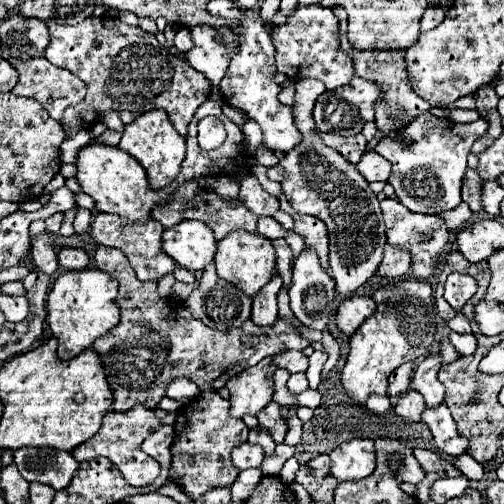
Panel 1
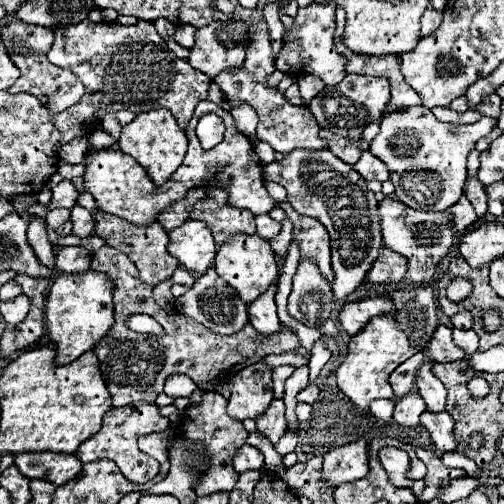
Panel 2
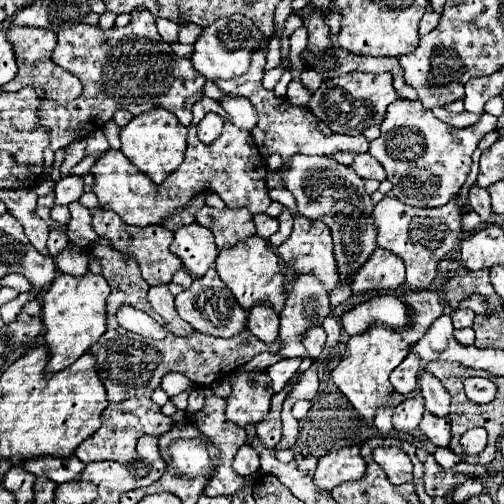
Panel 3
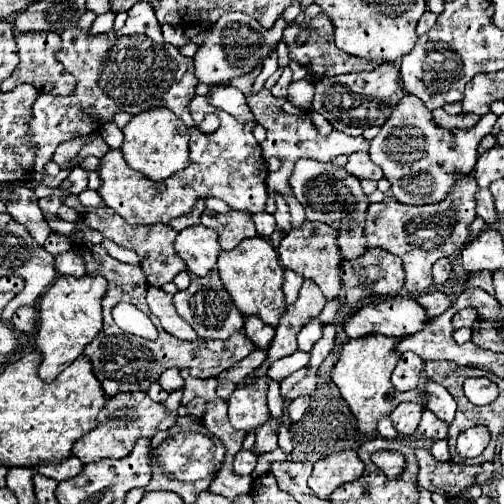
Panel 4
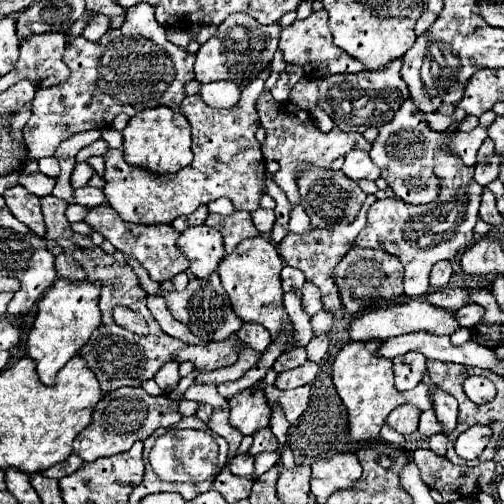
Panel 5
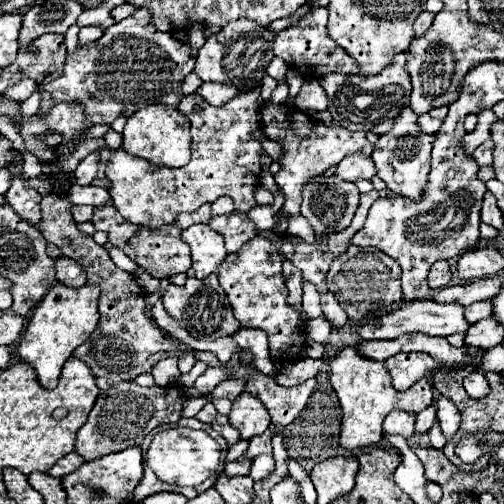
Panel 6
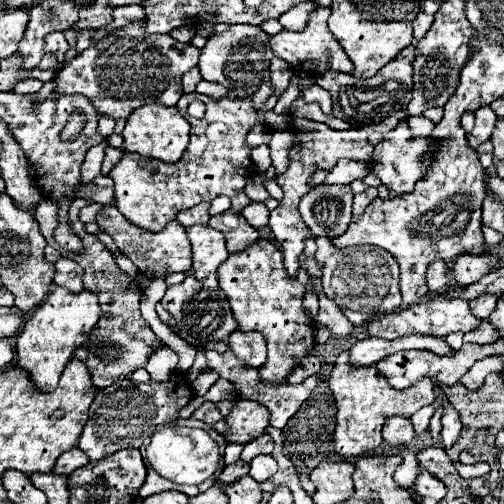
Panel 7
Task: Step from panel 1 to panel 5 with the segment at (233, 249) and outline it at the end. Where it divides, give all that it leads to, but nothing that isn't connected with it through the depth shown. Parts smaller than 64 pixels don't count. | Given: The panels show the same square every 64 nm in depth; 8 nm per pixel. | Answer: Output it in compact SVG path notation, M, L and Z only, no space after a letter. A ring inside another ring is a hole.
M264 236L242 240L242 244L232 254L224 256L224 260L218 264L222 286L230 298L230 304L236 316L240 316L242 322L264 326L270 332L270 336L280 336L284 324L290 324L282 304L282 296L284 296L282 280L280 280L282 268L284 268L284 262L276 246Z

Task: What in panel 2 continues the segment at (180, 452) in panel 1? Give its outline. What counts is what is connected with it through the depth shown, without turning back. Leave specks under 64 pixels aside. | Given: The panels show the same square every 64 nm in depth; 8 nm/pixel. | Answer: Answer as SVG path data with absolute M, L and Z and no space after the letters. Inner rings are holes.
M204 392L202 402L198 406L188 406L180 414L180 434L184 434L186 438L190 438L194 442L202 442L206 452L212 456L210 468L204 472L202 480L196 486L198 496L208 496L214 492L232 492L232 488L236 486L238 476L240 476L232 468L232 458L234 458L236 450L246 442L248 432L240 420L234 420L226 414L226 404L228 404L226 398L220 396L218 392Z

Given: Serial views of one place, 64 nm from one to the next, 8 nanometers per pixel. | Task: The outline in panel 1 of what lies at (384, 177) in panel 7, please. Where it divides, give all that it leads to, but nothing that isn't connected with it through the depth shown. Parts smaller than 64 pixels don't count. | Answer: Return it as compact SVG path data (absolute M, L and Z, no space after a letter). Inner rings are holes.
M424 112L396 136L396 140L380 140L376 152L392 164L392 174L388 182L394 186L396 196L410 210L436 214L452 210L460 204L460 184L466 172L466 158L472 150L472 144L488 132L488 122L478 118L472 124L456 124L446 118L436 118L432 112Z

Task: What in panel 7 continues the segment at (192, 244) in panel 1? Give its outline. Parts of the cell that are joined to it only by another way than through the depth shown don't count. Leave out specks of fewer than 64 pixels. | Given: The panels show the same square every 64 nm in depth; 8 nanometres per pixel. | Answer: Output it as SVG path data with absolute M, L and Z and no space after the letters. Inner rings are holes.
M190 226L188 238L192 242L194 276L198 280L214 274L230 254L224 242L224 234L210 226Z

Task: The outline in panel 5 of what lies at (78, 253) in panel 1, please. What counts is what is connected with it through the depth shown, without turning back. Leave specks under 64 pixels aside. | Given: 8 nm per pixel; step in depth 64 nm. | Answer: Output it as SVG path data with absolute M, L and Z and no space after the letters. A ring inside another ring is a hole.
M60 254L56 258L56 274L58 274L58 278L66 278L70 282L84 282L86 280L82 266L72 256L66 256L66 254Z

